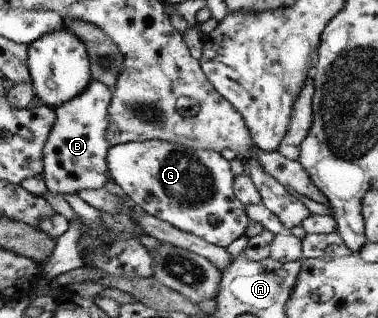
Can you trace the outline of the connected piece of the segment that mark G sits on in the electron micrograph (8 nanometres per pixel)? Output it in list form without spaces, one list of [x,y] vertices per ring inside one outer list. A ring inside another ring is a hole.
[[[151,139],[112,146],[106,161],[110,177],[147,214],[218,247],[227,248],[245,234],[250,220],[235,196],[229,161],[218,152]]]

